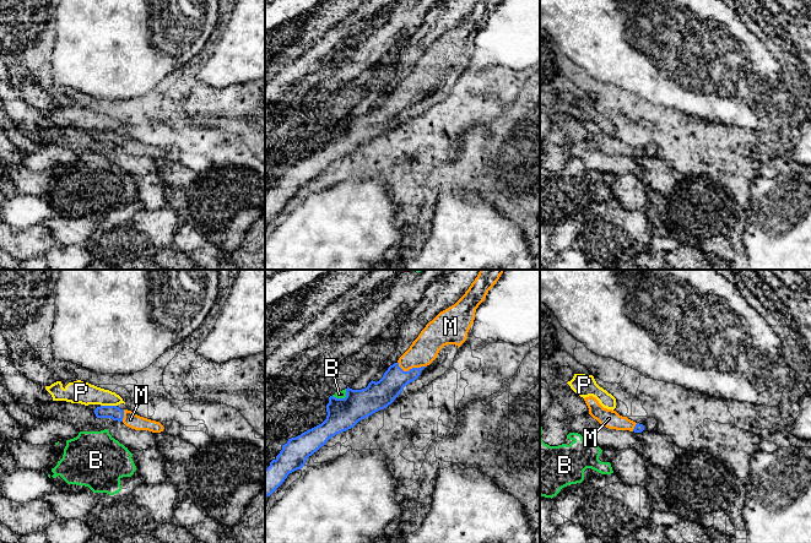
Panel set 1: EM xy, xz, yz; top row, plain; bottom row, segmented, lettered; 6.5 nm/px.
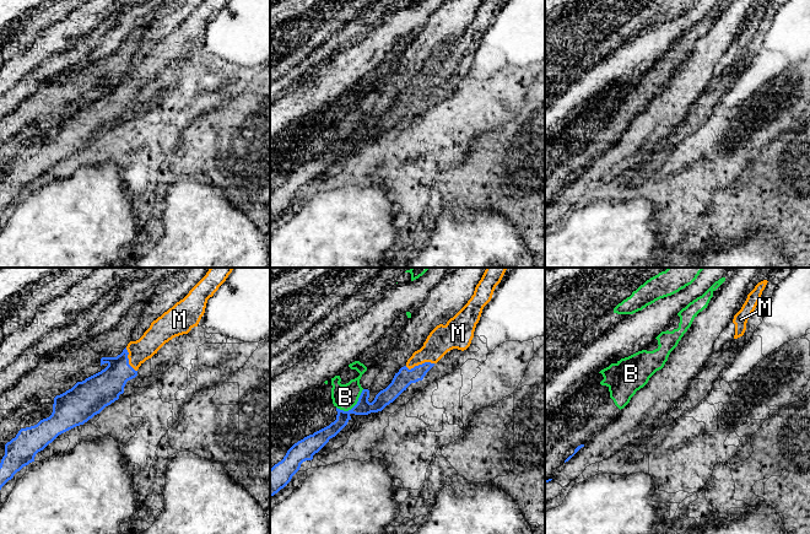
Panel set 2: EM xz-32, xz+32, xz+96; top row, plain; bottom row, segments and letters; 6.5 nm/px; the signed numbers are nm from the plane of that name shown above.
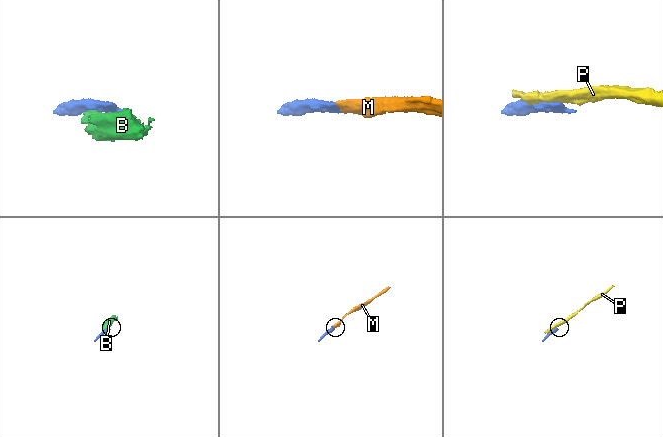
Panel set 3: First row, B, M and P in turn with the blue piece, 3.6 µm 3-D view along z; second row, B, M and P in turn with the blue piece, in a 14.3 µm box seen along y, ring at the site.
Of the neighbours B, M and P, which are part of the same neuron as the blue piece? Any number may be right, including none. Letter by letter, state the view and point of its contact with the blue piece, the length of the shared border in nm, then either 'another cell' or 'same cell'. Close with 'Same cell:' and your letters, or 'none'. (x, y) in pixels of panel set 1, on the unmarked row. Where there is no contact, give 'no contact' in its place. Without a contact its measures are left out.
B: xz (342, 124) | 110 nm | another cell
M: xz (410, 94) | 190 nm | same cell
P: xy (108, 131) | 100 nm | another cell
Same cell: M

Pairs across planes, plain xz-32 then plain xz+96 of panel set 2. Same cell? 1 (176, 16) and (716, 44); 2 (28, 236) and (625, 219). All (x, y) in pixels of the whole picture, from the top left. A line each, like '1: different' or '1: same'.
1: same
2: same

